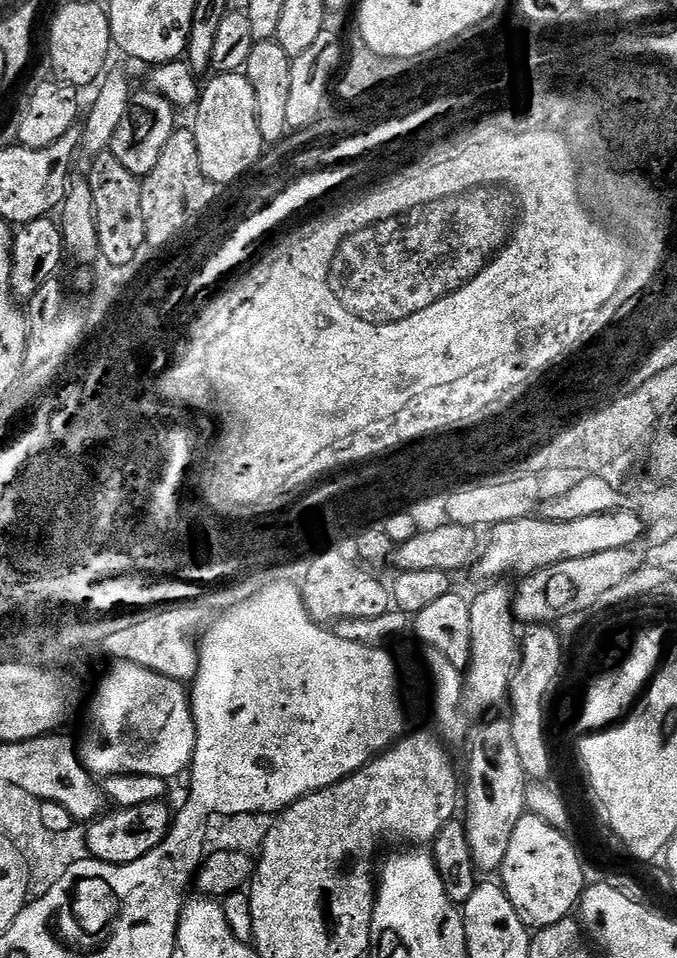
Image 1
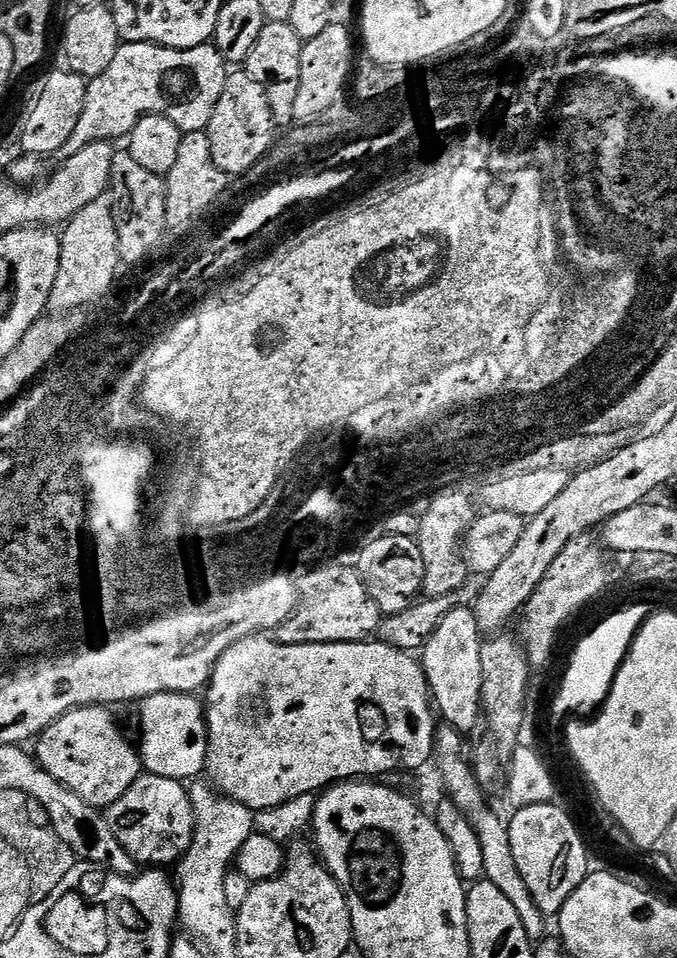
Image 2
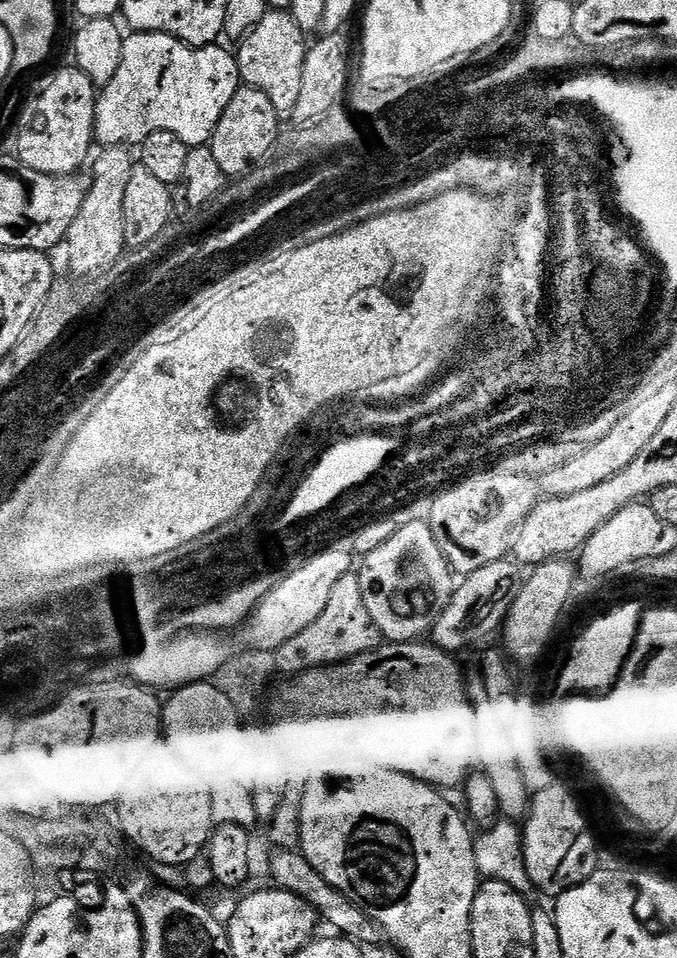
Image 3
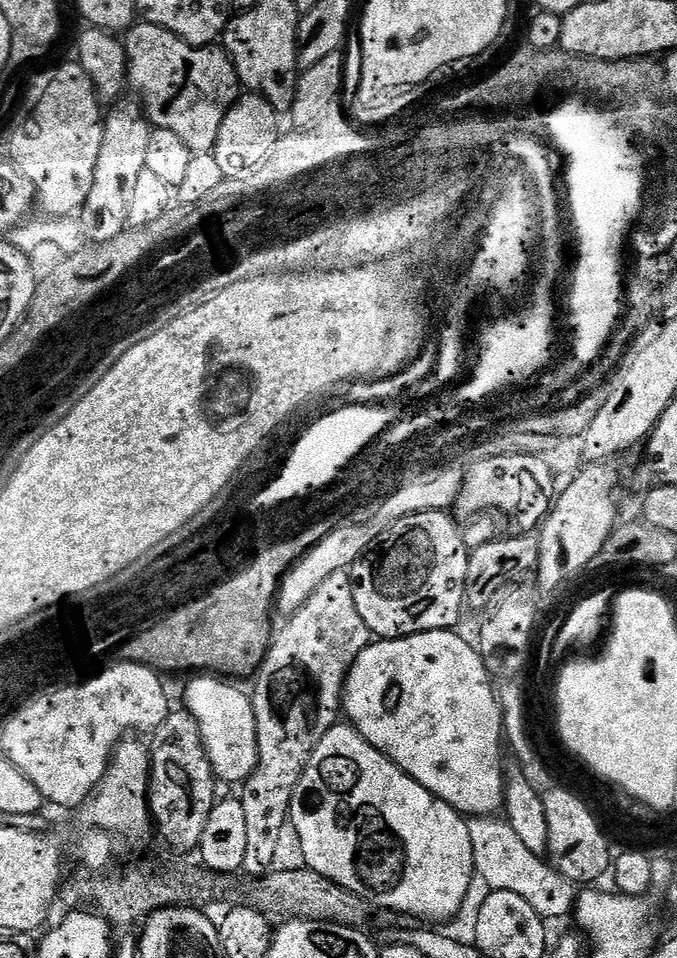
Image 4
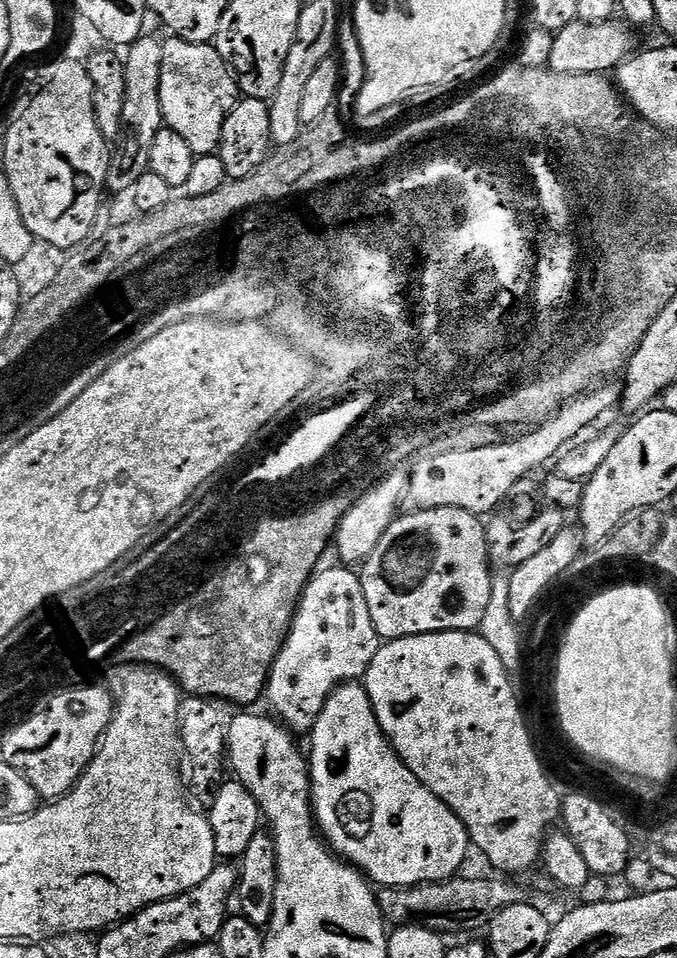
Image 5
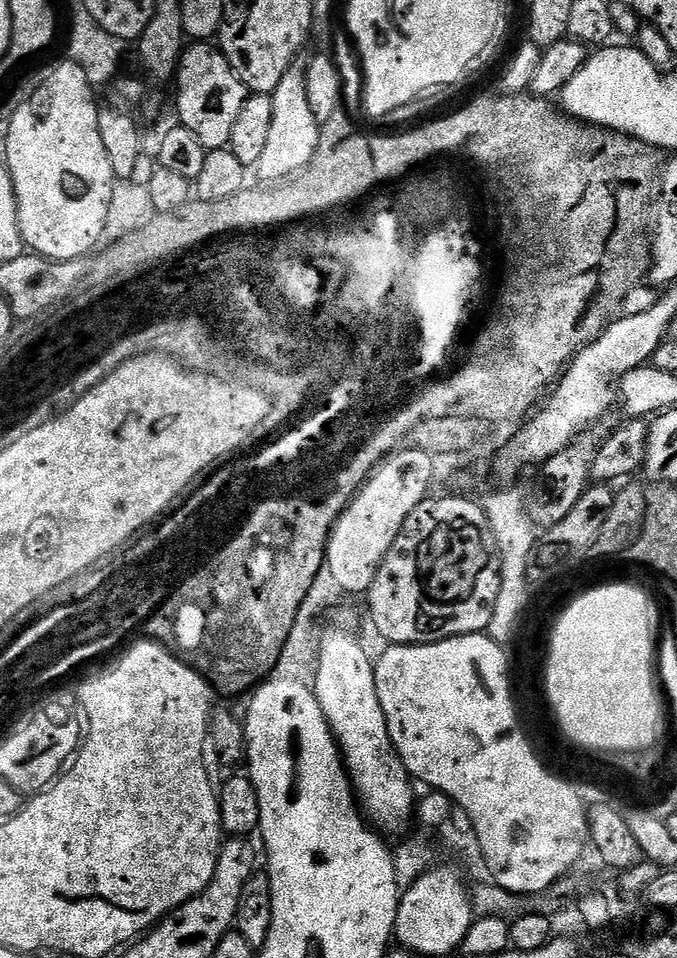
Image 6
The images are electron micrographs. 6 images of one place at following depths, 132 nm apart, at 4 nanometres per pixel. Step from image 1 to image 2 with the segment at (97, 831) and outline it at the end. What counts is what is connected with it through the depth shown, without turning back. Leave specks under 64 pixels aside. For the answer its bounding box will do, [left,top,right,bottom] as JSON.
[106,774,196,866]

